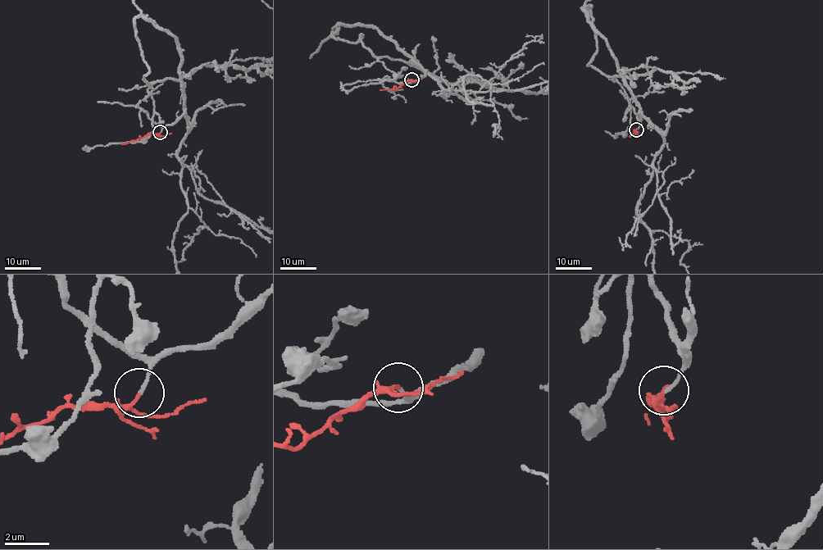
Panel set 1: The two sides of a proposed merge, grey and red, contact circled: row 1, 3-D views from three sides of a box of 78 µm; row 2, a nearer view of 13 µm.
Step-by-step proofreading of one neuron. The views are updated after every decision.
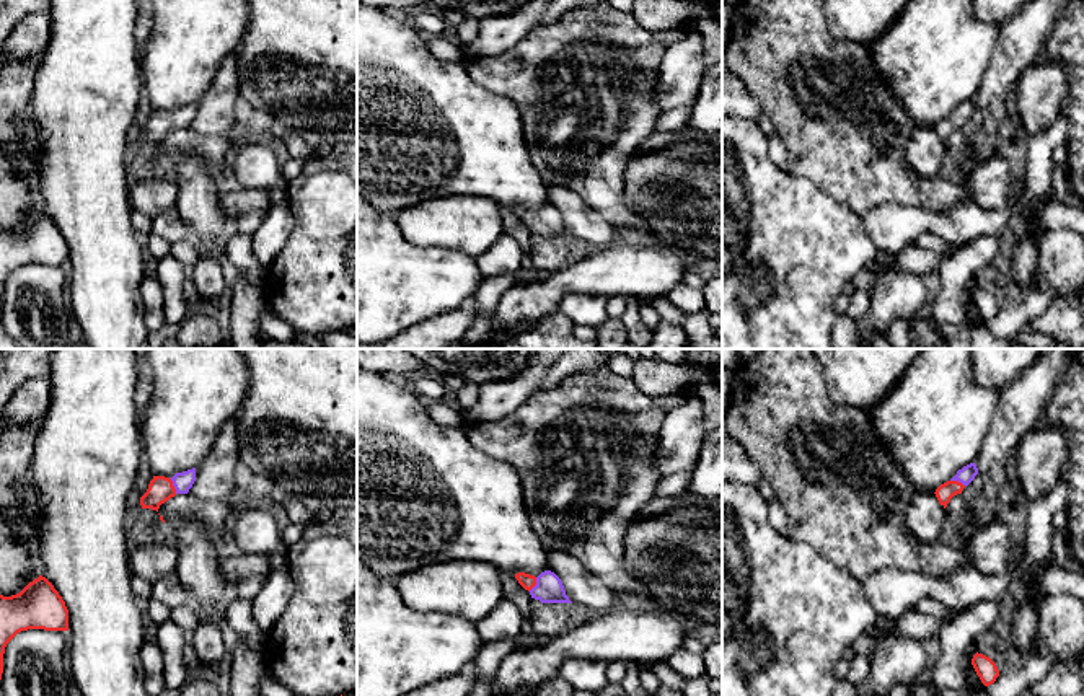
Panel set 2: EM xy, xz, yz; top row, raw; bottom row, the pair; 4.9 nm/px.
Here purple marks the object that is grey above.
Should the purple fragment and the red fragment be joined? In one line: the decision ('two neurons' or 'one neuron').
one neuron

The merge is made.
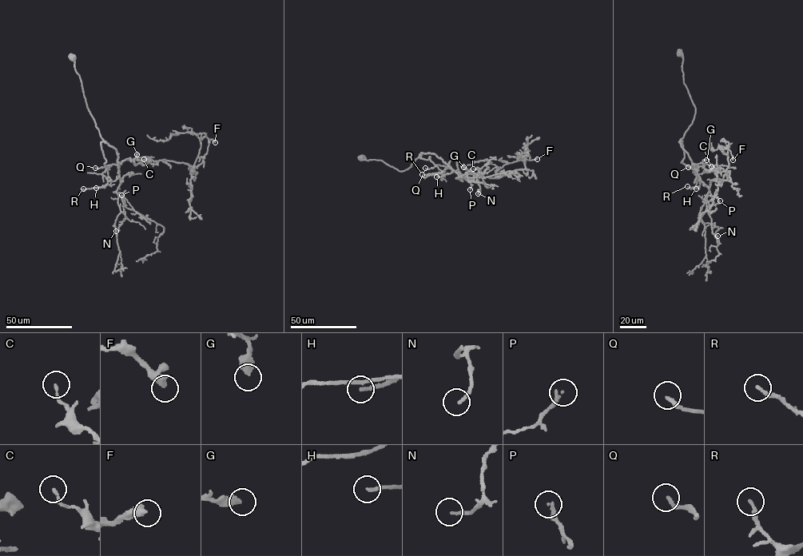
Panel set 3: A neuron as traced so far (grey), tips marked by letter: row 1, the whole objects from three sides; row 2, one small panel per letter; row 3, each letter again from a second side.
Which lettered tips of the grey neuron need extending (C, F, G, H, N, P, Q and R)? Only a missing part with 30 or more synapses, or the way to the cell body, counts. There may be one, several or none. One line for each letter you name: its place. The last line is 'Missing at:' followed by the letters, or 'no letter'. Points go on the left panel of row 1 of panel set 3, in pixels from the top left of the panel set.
Missing at: no letter

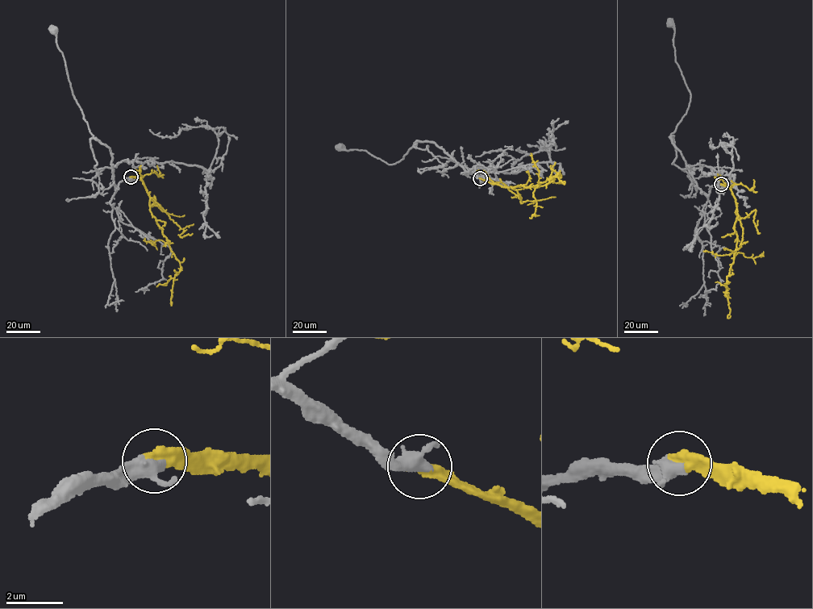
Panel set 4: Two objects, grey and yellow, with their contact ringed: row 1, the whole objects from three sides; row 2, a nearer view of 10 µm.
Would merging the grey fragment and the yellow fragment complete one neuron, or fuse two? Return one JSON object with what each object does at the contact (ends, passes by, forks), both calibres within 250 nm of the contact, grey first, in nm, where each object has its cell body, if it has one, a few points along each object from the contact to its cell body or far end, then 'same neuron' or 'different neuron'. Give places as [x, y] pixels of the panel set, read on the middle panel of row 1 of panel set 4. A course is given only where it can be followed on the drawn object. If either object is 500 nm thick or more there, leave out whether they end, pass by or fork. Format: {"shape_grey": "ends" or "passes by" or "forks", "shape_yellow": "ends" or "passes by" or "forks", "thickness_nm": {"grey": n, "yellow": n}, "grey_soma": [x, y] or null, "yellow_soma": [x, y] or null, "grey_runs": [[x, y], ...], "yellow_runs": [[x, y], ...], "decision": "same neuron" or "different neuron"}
{"thickness_nm": {"grey": 420, "yellow": 500}, "grey_soma": [340, 147], "yellow_soma": null, "grey_runs": [[480, 178], [468, 174], [431, 142], [416, 141], [402, 159], [392, 164], [366, 151], [346, 150], [339, 146]], "yellow_runs": [[480, 178], [513, 189], [520, 185], [535, 186], [559, 173], [556, 177], [564, 184]], "decision": "same neuron"}

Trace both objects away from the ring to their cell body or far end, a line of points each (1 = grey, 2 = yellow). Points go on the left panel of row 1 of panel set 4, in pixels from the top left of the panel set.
1: (131, 177), (120, 181), (115, 190), (111, 152), (89, 131), (53, 29)
2: (131, 177), (142, 181), (149, 197), (150, 210), (180, 264), (180, 272), (173, 281), (171, 302)

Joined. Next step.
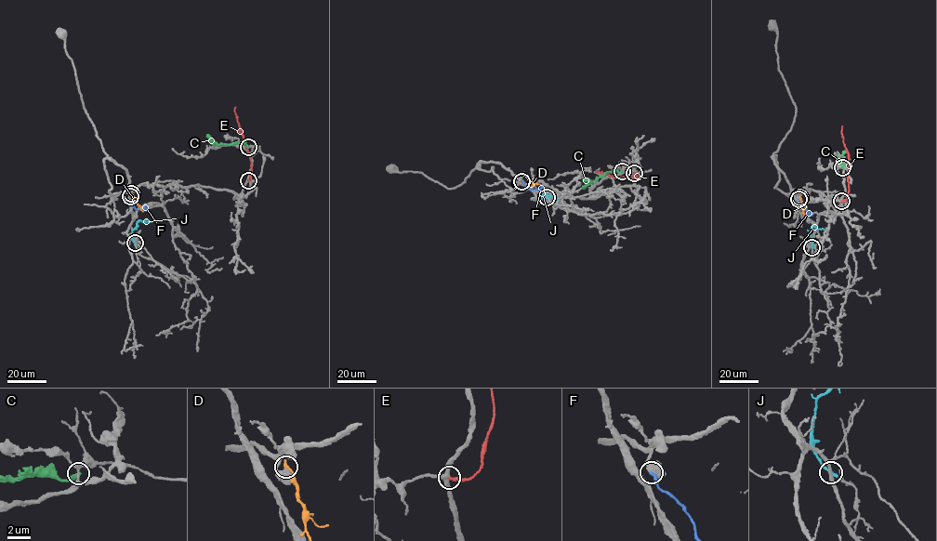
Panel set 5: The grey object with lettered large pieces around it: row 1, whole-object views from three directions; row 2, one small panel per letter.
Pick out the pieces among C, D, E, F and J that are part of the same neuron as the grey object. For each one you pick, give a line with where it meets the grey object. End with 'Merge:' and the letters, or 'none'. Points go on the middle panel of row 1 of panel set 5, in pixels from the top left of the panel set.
F: meets grey at (521, 181)
Merge: F

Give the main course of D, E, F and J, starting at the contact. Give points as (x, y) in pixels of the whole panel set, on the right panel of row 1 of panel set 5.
D: (799, 197), (804, 216)
E: (841, 201), (846, 199), (849, 190), (849, 153), (843, 143), (841, 125)
F: (798, 199), (807, 210)
J: (812, 247), (811, 227), (824, 229)

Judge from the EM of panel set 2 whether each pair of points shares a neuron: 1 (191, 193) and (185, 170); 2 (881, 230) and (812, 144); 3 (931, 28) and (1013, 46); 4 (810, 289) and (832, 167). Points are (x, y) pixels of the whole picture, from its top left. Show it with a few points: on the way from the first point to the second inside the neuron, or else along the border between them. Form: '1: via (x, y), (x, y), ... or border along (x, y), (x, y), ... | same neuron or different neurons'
1: via (191, 188), (189, 175) | same neuron
2: border along (903, 204), (881, 202), (861, 215) | different neurons
3: border along (1001, 30), (982, 79) | different neurons
4: border along (793, 175), (812, 180), (835, 199), (859, 214) | different neurons

